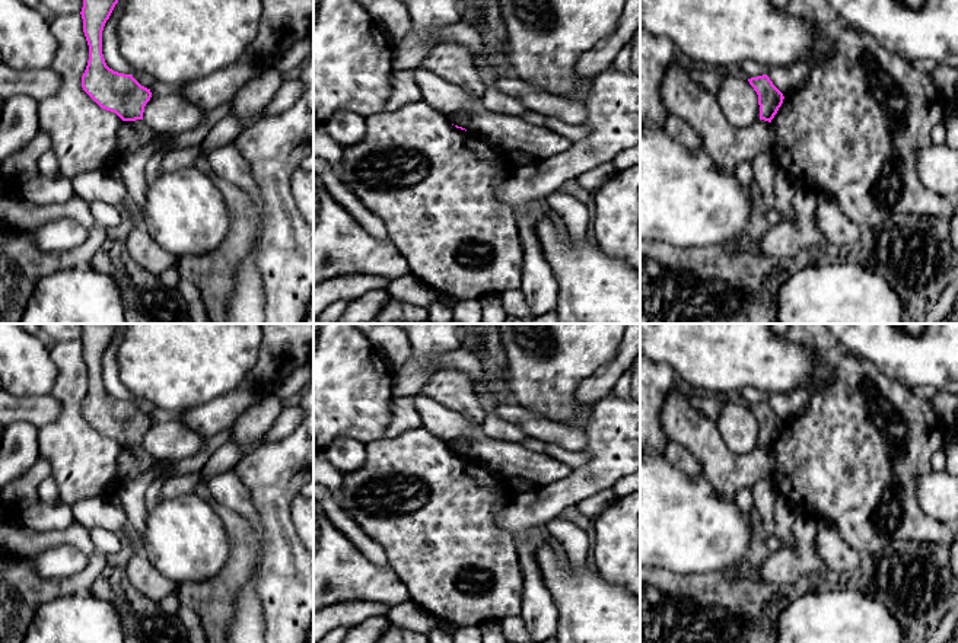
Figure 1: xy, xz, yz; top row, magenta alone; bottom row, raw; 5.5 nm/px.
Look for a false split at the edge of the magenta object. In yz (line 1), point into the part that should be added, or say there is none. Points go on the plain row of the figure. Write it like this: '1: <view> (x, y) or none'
1: none

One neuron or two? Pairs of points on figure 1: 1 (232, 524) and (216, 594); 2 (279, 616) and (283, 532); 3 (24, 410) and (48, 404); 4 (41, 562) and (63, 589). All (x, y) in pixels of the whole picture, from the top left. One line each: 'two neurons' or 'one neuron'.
1: one neuron
2: one neuron
3: one neuron
4: two neurons

